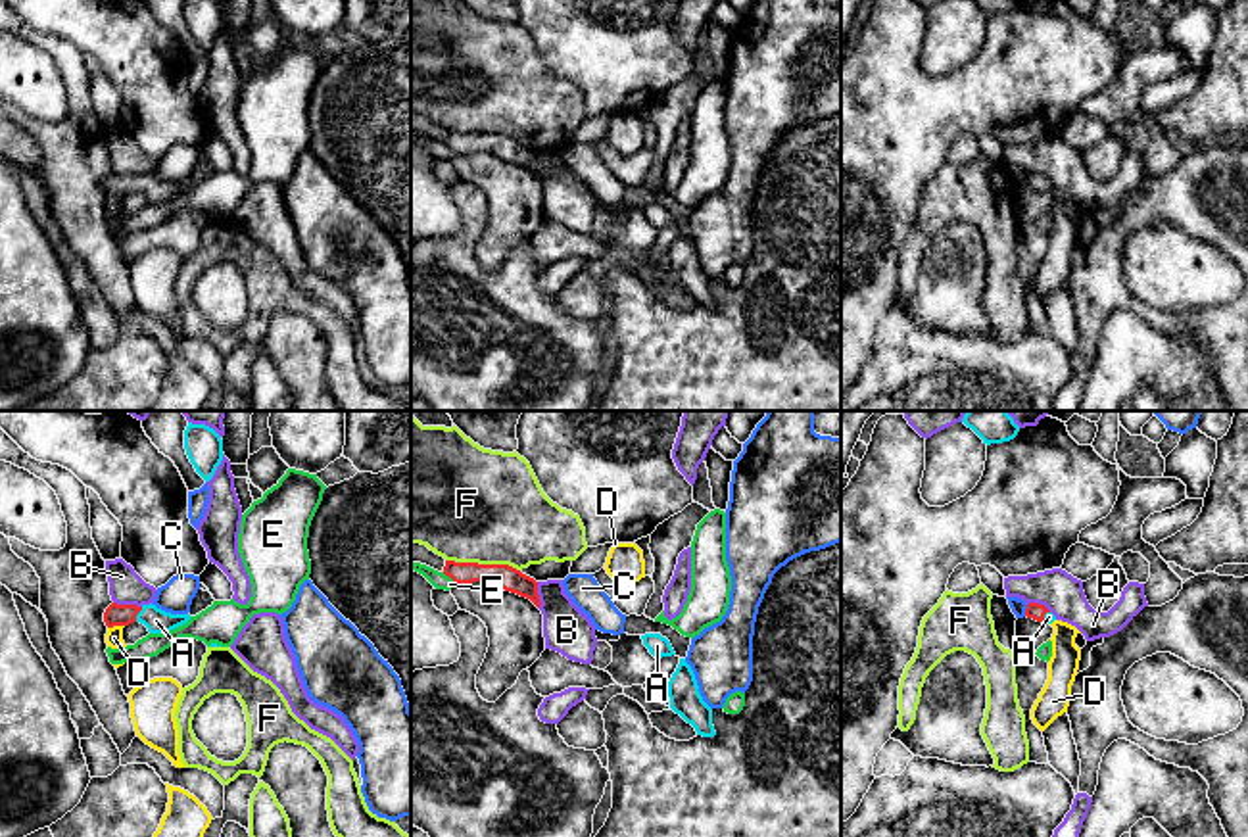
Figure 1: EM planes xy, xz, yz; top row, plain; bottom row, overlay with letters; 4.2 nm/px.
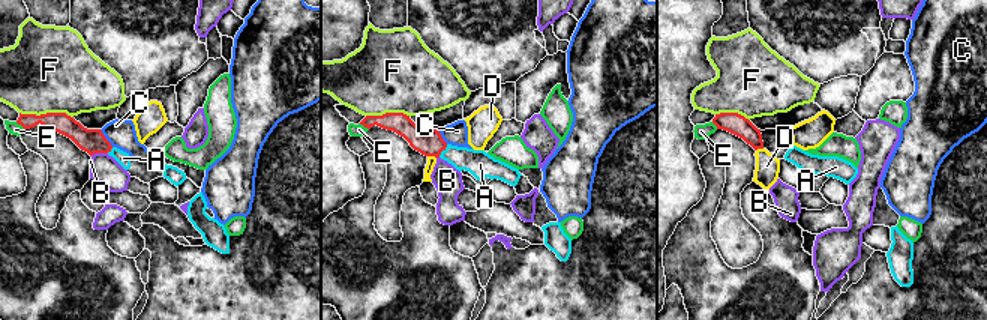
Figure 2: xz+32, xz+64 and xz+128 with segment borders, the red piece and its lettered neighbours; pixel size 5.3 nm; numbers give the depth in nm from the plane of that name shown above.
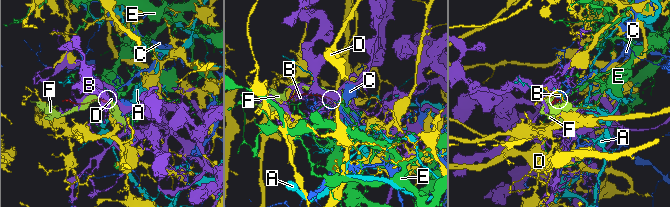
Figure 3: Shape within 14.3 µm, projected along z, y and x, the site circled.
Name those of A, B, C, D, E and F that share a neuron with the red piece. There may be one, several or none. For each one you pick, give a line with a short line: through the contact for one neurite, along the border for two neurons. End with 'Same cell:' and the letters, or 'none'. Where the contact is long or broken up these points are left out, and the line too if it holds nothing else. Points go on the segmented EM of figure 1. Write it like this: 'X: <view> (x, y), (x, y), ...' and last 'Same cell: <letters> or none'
A: xy (116, 615), (137, 613), (150, 615), (156, 621)
Same cell: A

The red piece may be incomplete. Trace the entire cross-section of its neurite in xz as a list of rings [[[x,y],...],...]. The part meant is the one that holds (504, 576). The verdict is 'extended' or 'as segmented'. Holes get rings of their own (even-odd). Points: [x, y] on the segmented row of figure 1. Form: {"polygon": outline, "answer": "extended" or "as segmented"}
{"polygon": [[[445,561],[444,574],[453,584],[486,582],[530,599],[540,609],[538,582],[509,564],[478,564]]], "answer": "as segmented"}

